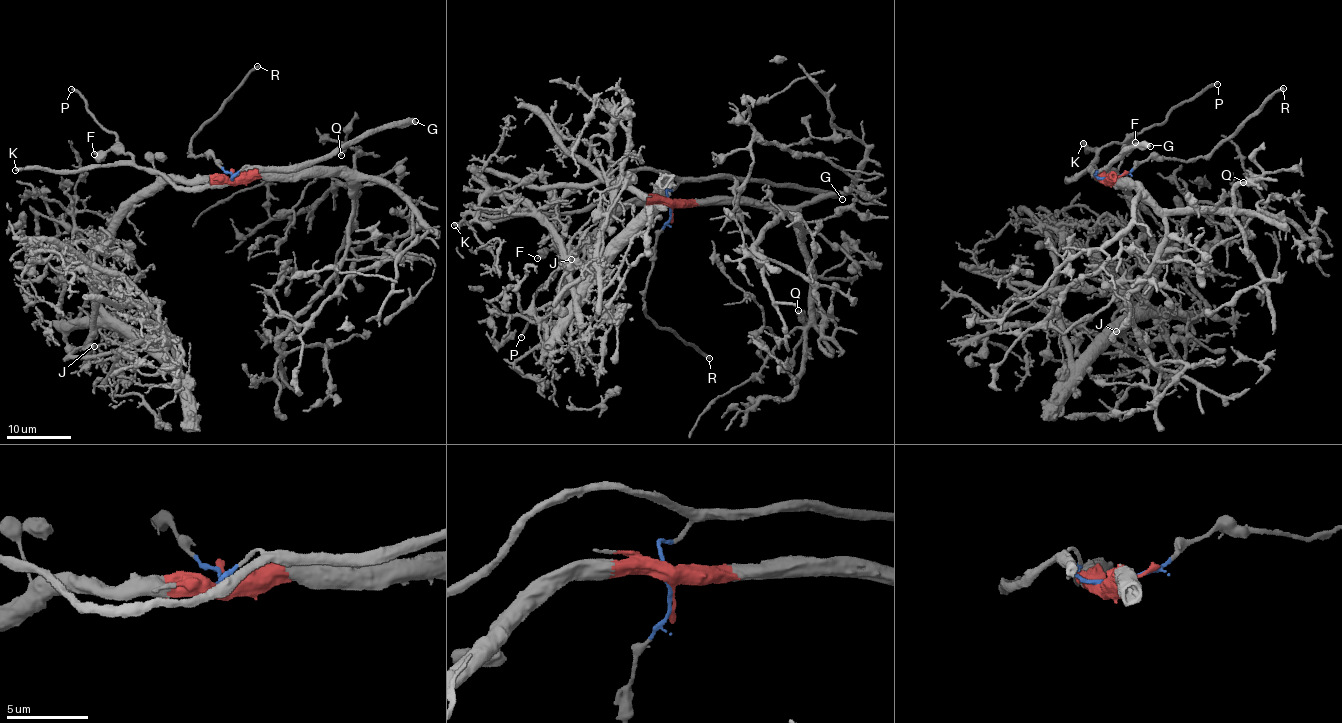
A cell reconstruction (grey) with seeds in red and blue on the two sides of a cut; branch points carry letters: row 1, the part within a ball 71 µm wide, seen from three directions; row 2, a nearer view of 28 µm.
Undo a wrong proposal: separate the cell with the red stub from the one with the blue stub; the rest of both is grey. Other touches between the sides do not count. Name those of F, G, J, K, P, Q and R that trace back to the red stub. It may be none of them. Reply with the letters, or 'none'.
J, Q

